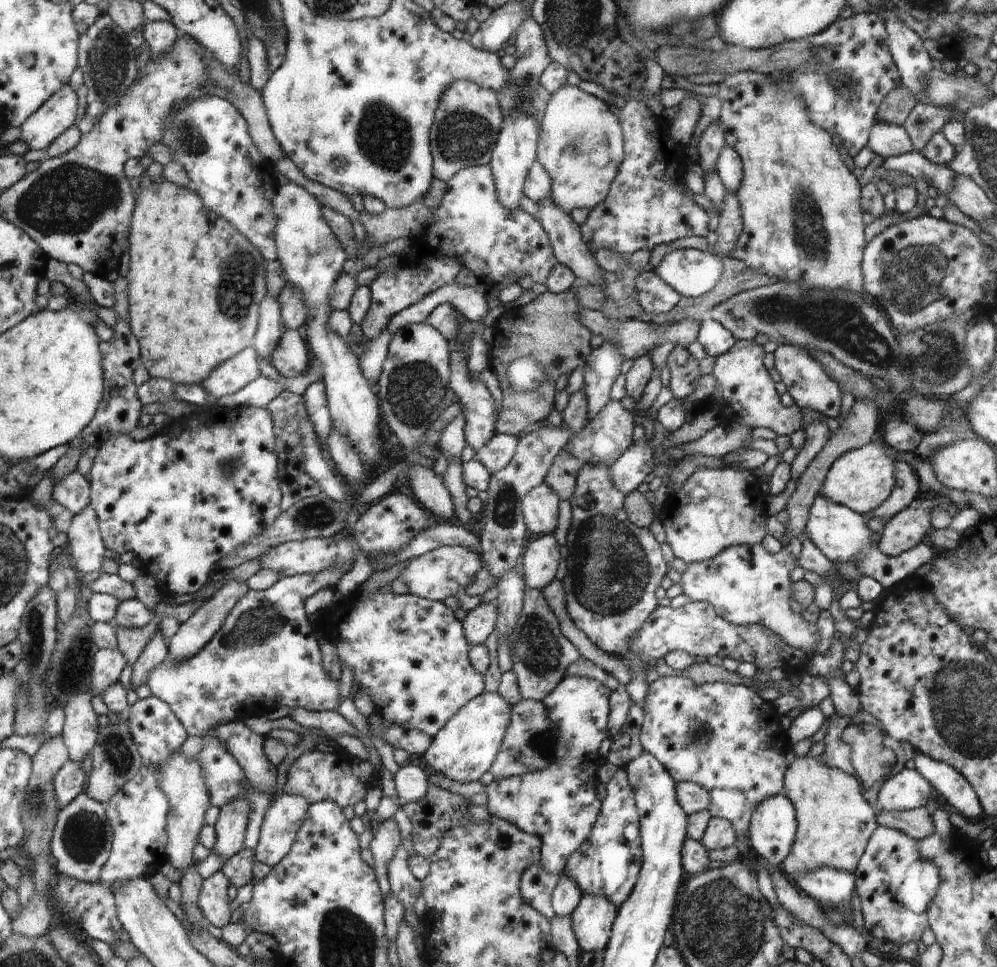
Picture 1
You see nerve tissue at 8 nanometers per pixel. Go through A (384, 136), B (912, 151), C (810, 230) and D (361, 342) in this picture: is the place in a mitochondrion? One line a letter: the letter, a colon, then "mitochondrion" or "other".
A: mitochondrion
B: other
C: mitochondrion
D: other

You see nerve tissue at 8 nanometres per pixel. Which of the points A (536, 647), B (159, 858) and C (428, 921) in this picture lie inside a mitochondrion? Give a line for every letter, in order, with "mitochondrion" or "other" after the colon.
A: mitochondrion
B: other
C: other

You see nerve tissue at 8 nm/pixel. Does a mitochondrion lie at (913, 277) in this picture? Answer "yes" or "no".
yes

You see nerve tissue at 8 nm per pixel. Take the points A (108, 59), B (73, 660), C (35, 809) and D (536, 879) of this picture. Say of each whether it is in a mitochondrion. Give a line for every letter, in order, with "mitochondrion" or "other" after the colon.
A: mitochondrion
B: mitochondrion
C: mitochondrion
D: other

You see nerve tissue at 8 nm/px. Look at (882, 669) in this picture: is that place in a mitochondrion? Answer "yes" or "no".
no

